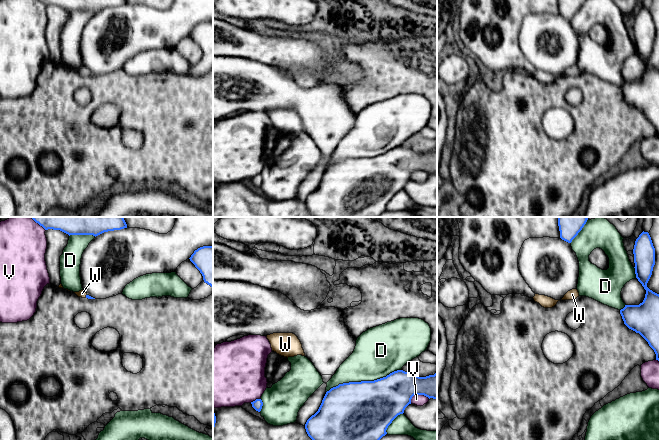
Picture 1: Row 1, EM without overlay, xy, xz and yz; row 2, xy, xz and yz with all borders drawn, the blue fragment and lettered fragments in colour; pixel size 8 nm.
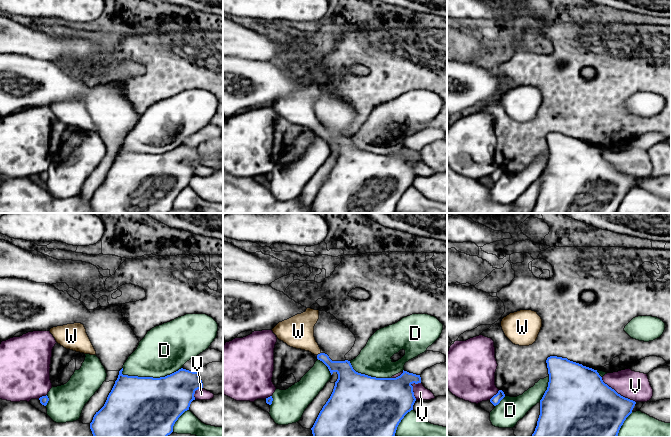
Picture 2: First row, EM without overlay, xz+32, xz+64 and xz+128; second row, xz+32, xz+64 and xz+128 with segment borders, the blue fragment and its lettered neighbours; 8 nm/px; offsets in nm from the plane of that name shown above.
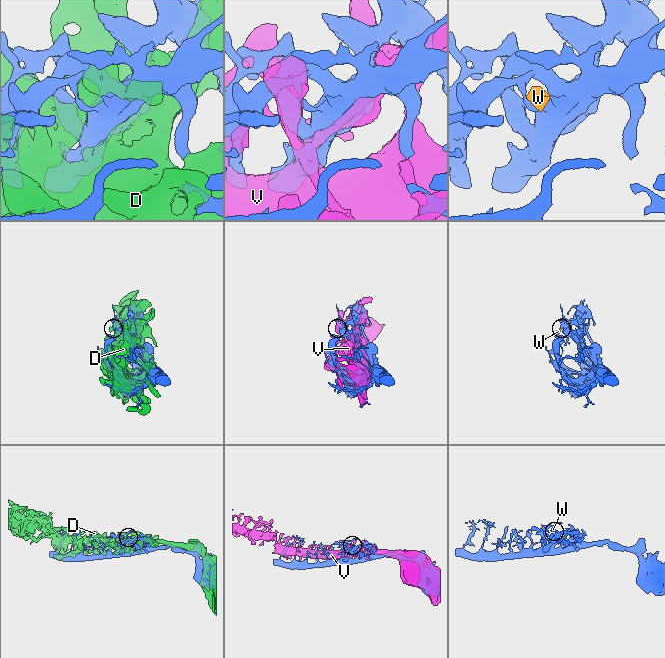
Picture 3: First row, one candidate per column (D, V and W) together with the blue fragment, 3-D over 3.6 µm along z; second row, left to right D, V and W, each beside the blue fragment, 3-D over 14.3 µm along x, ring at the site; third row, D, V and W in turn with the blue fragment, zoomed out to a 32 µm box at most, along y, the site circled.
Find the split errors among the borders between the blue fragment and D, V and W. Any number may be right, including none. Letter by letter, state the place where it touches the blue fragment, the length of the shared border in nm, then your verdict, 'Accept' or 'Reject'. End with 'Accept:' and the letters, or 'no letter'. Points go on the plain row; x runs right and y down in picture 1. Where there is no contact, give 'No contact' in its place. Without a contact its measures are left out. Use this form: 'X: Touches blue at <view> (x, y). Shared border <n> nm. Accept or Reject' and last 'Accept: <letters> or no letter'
D: Touches blue at xz (363, 157). Shared border 650 nm. Reject
V: Touches blue at xz (417, 170). Shared border 170 nm. Reject
W: Touches blue at xy (86, 72). Shared border 30 nm. Accept
Accept: W

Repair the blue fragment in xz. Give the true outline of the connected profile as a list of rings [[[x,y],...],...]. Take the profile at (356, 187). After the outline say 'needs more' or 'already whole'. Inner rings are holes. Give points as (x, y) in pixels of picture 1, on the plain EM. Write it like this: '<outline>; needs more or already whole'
[[[397,146],[374,157],[339,160],[326,168],[318,187],[307,196],[305,205],[313,217],[379,217],[387,210],[392,197],[411,180],[414,171],[437,175],[437,147],[434,151],[419,153],[413,148]]]; already whole

